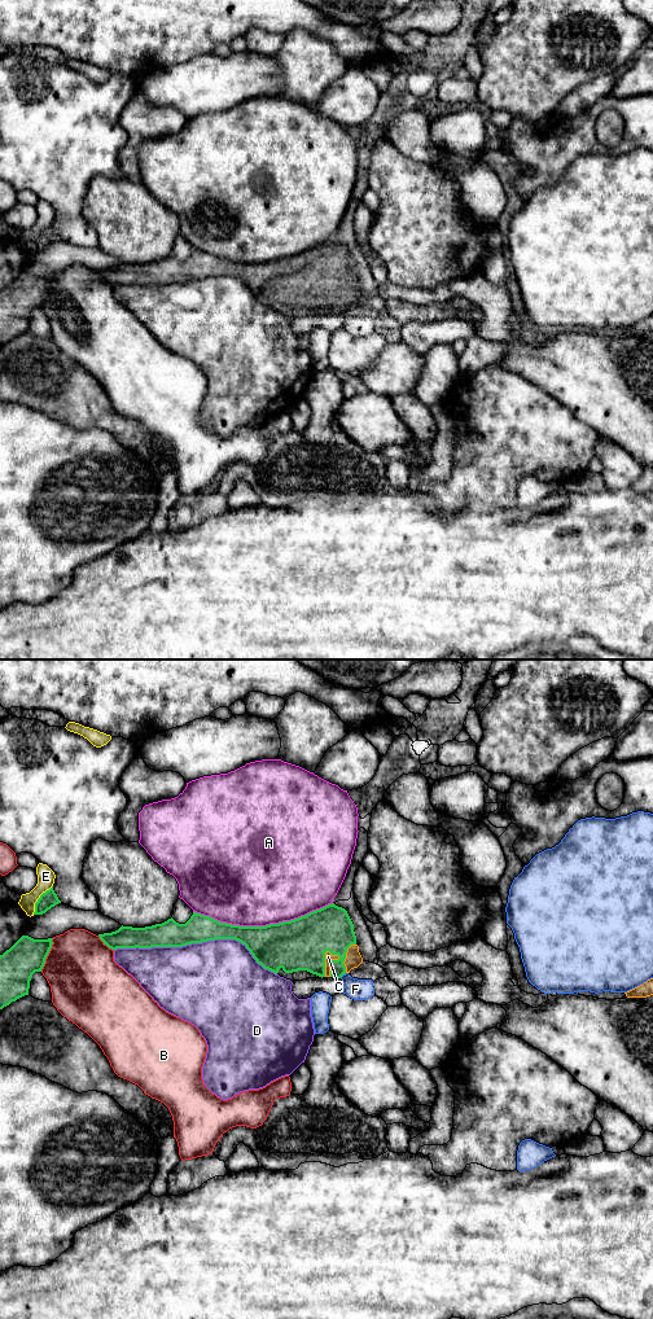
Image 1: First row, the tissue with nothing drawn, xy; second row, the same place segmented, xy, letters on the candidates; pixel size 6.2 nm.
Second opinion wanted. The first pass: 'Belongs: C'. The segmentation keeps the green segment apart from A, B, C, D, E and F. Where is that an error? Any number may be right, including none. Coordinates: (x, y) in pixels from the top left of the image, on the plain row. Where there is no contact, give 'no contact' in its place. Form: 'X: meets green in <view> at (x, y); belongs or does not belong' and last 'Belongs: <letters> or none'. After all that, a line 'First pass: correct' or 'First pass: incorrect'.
A: meets green in xy at (262, 263); does not belong
B: meets green in xy at (47, 292); does not belong
C: meets green in xy at (324, 299); belongs
D: meets green in xy at (197, 279); does not belong
E: meets green in xy at (38, 236); does not belong
F: meets green in xy at (342, 311); does not belong
Belongs: C
First pass: correct

